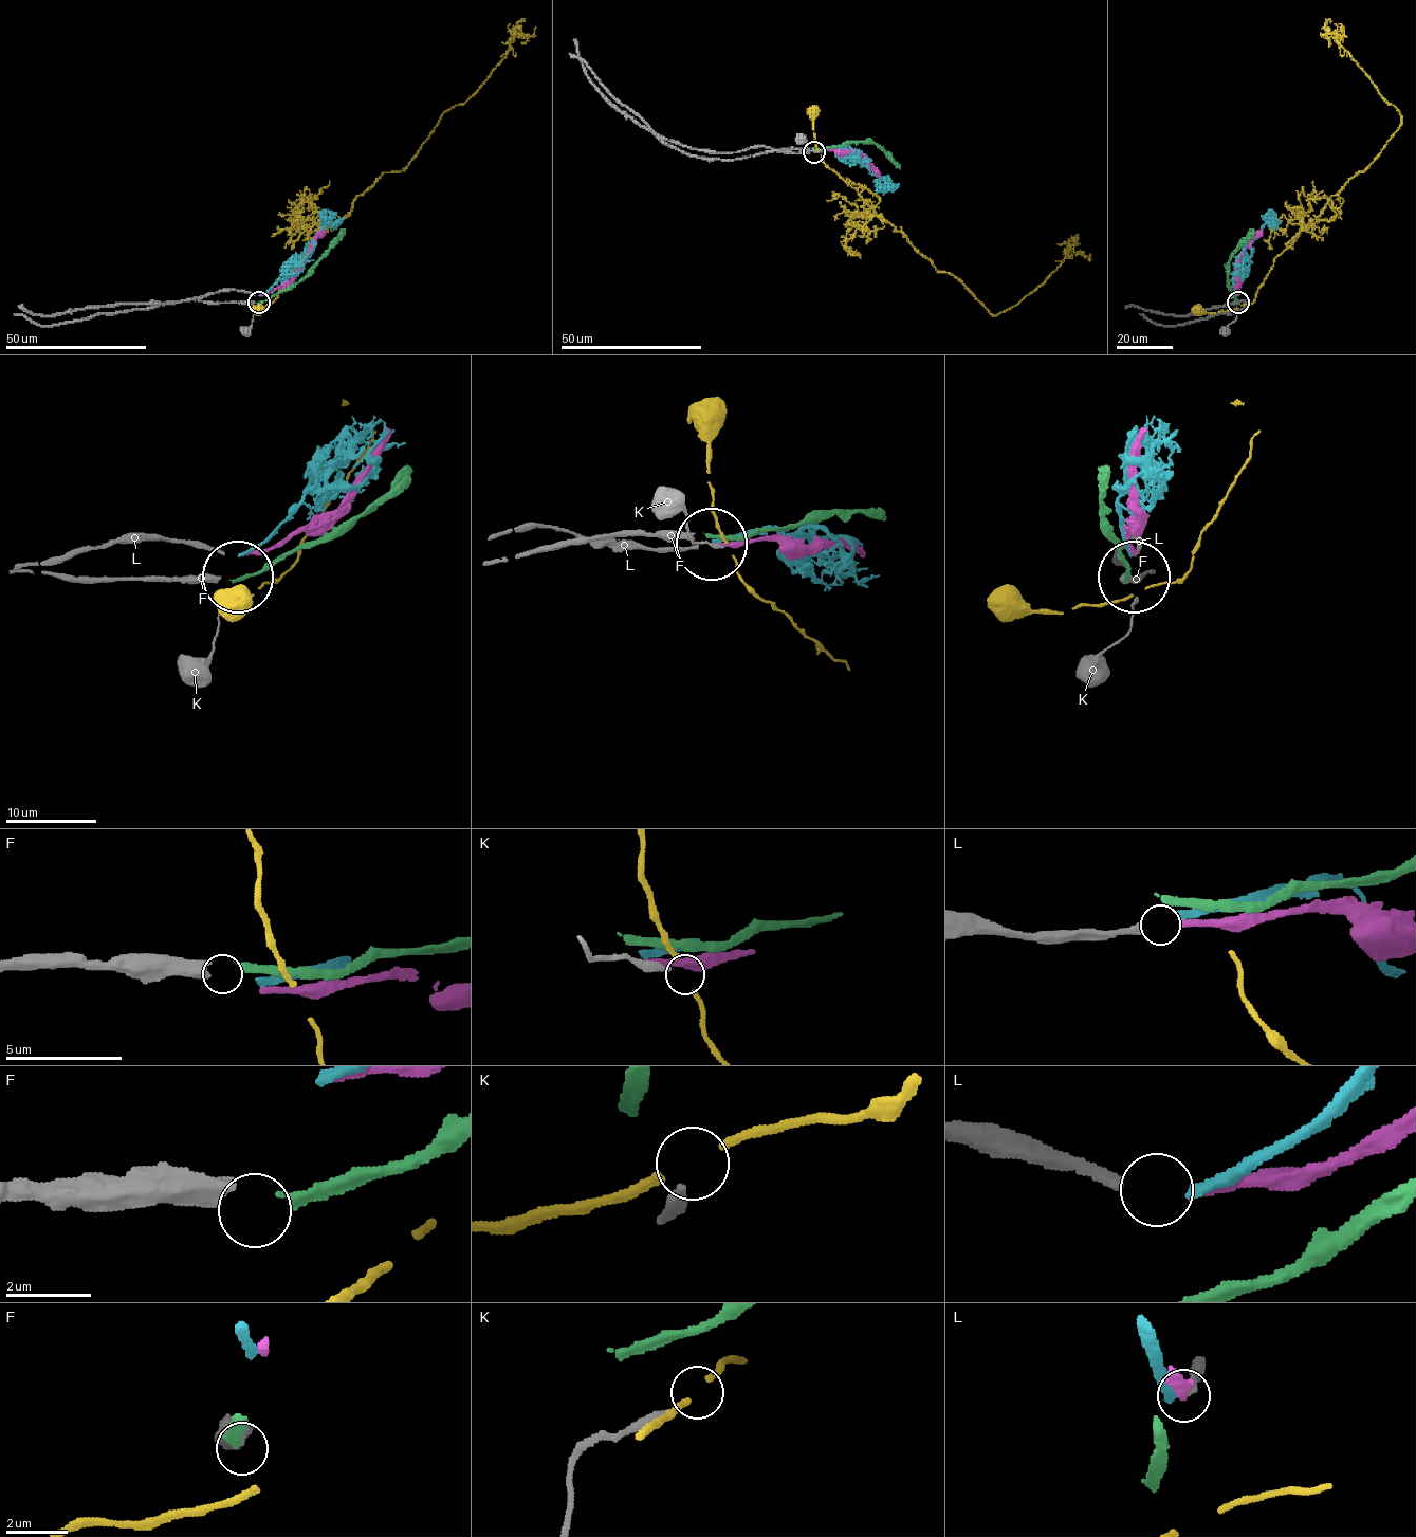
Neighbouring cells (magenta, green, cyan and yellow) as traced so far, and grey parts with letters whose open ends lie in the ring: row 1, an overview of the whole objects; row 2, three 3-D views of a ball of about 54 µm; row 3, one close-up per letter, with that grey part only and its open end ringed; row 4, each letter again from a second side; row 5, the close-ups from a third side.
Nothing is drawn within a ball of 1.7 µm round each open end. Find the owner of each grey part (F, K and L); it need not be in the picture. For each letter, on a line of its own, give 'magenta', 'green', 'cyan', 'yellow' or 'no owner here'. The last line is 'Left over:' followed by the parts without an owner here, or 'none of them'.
F: green
K: no owner here
L: magenta
Left over: K

